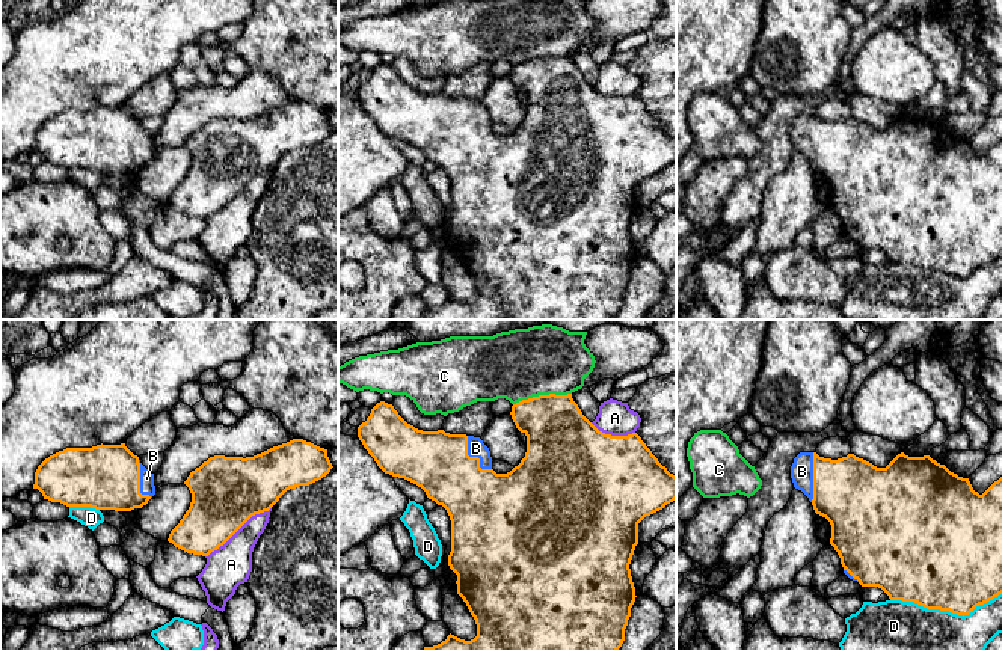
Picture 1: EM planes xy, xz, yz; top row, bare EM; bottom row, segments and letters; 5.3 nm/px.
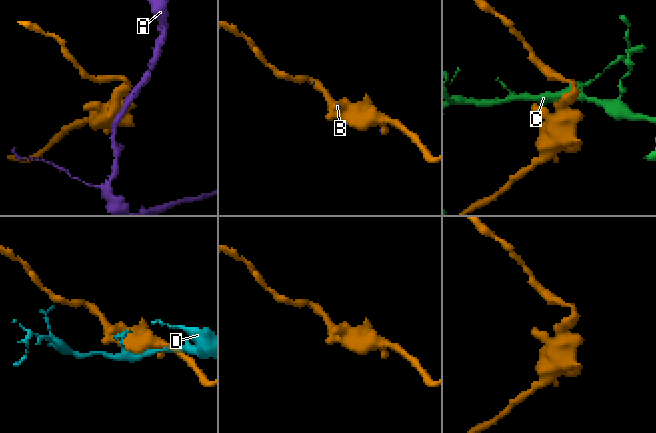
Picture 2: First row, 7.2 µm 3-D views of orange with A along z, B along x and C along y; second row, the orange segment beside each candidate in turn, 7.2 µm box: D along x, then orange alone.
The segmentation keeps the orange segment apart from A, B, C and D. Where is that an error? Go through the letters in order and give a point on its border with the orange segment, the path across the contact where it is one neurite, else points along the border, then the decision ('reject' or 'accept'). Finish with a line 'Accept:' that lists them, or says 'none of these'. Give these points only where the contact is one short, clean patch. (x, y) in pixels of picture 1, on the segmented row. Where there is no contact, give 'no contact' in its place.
A: meets orange in xy at (237, 530); reject
B: meets orange in xz at (474, 457); accept
C: meets orange in xz at (542, 395); reject
D: meets orange in yz at (945, 610); reject
Accept: B

